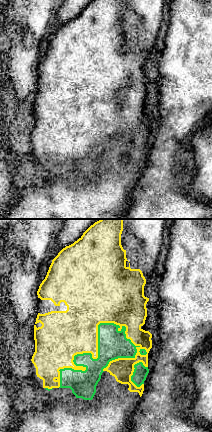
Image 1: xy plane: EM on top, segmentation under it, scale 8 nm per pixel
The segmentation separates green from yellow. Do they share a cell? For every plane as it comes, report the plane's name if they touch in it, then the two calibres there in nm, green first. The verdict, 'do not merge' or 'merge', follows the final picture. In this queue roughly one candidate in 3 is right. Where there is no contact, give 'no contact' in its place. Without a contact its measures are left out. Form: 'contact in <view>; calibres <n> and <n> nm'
contact in xy; calibres 240 and 340 nm

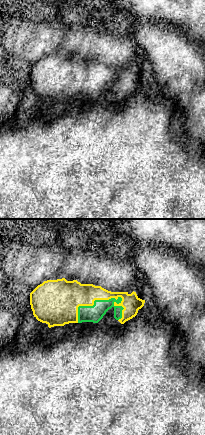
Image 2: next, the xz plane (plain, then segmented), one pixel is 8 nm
contact in xz; calibres 140 and 280 nm

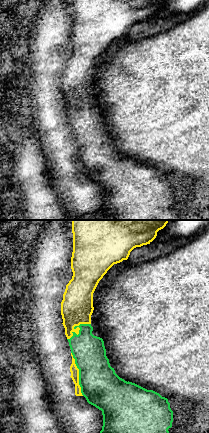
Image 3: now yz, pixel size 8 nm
contact in yz; calibres 260 and 260 nm

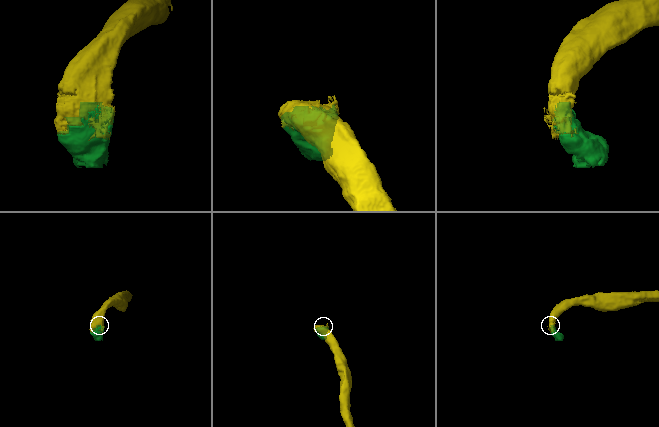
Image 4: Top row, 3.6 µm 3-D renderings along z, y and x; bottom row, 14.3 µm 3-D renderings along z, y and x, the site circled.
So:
merge

